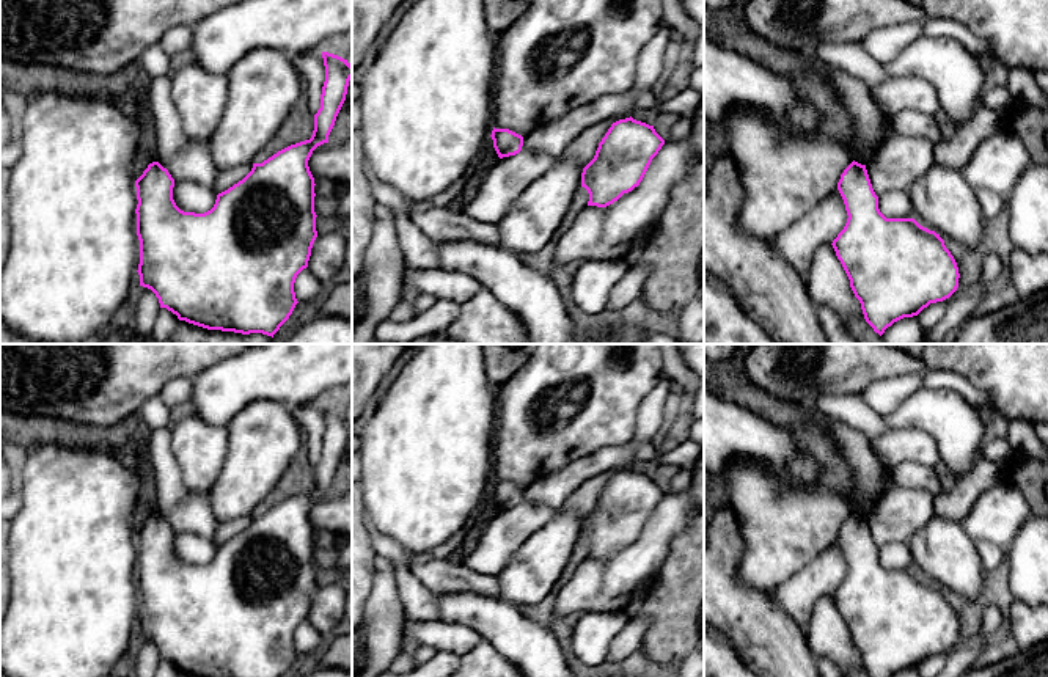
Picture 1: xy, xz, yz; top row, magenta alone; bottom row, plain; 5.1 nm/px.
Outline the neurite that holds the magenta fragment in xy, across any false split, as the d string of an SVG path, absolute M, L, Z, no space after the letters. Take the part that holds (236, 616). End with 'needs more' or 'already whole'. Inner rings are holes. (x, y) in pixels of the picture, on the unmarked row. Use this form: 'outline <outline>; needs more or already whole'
outline M322 404L322 410L325 434L311 490L253 515L242 532L217 547L211 562L181 562L173 551L174 531L159 514L149 515L135 532L140 638L151 641L160 660L179 672L193 677L283 677L299 655L294 635L308 619L317 589L316 536L308 512L317 498L328 495L352 430L347 412L328 404Z; already whole

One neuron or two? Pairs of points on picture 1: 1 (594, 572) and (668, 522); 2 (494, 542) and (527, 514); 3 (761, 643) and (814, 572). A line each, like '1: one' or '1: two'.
1: one
2: one
3: two

